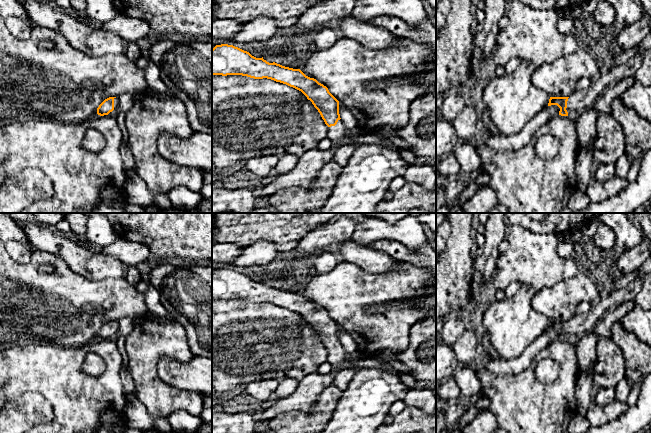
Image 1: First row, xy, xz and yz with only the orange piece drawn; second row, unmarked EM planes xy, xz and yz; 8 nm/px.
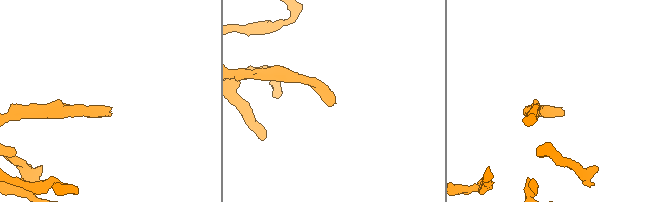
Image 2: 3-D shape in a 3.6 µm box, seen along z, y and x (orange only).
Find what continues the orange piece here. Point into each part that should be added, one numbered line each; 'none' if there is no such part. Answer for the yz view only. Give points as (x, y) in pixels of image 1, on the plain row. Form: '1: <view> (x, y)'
1: yz (581, 324)

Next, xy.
1: xy (116, 324)

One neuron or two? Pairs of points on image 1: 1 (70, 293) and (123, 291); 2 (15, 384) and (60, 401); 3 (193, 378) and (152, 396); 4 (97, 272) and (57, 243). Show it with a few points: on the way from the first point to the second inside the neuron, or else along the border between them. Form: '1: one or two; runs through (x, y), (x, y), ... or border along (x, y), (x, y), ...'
1: one; runs through (83, 293), (110, 293)
2: one; runs through (26, 384), (43, 384), (49, 390)
3: two; border along (156, 372), (163, 380), (170, 384), (198, 392)
4: one; runs through (87, 262), (67, 248)

